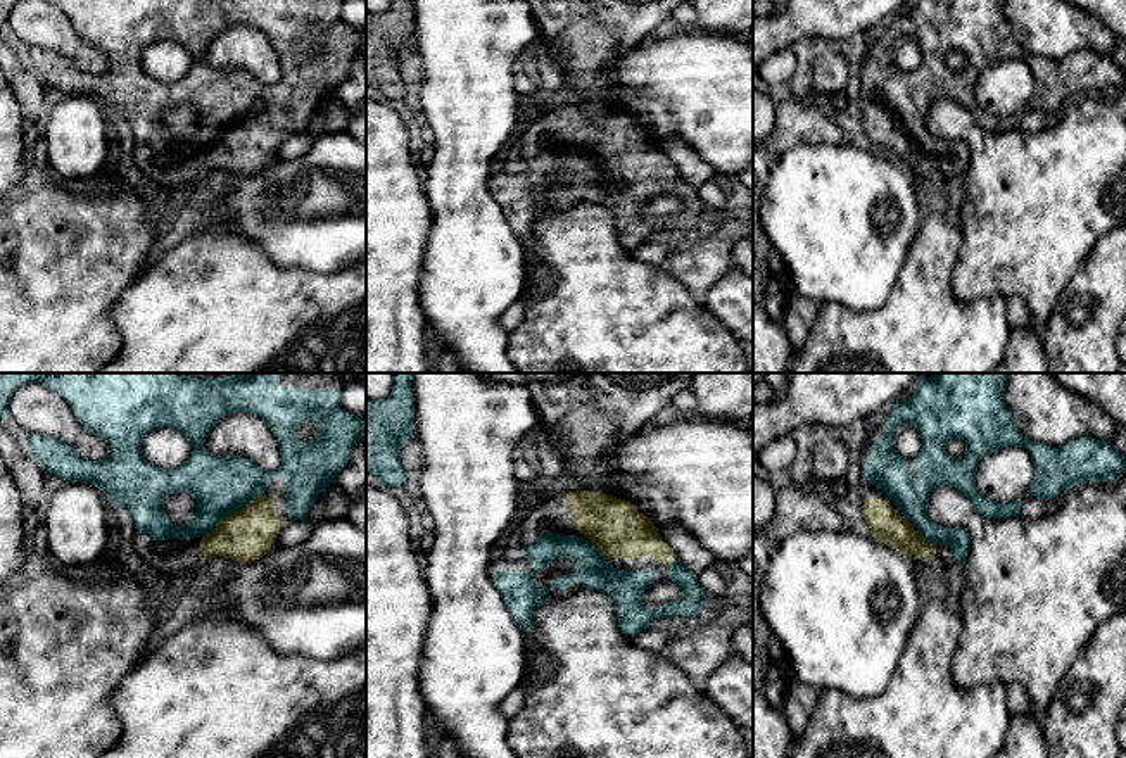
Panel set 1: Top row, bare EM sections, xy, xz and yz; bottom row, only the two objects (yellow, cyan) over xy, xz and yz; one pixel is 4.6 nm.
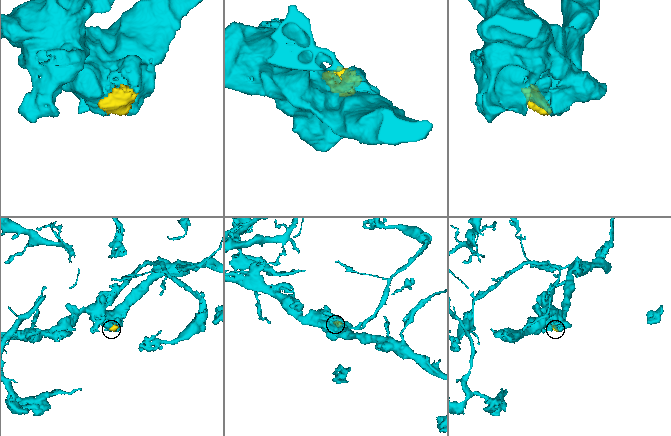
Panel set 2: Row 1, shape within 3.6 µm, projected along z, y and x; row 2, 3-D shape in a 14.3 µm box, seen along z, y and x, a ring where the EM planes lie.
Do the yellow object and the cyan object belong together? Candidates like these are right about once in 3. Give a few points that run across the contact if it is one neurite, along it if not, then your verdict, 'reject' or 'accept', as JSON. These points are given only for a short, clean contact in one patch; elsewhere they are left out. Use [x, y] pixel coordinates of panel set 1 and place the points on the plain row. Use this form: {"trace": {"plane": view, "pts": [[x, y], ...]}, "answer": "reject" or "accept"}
{"answer": "accept"}

